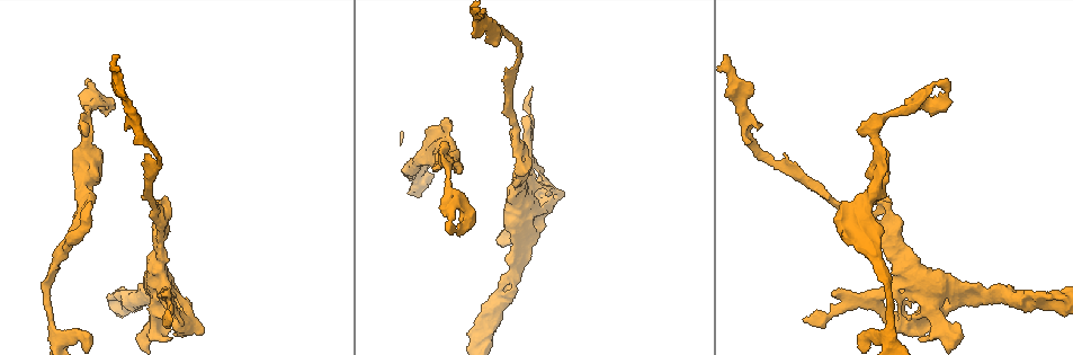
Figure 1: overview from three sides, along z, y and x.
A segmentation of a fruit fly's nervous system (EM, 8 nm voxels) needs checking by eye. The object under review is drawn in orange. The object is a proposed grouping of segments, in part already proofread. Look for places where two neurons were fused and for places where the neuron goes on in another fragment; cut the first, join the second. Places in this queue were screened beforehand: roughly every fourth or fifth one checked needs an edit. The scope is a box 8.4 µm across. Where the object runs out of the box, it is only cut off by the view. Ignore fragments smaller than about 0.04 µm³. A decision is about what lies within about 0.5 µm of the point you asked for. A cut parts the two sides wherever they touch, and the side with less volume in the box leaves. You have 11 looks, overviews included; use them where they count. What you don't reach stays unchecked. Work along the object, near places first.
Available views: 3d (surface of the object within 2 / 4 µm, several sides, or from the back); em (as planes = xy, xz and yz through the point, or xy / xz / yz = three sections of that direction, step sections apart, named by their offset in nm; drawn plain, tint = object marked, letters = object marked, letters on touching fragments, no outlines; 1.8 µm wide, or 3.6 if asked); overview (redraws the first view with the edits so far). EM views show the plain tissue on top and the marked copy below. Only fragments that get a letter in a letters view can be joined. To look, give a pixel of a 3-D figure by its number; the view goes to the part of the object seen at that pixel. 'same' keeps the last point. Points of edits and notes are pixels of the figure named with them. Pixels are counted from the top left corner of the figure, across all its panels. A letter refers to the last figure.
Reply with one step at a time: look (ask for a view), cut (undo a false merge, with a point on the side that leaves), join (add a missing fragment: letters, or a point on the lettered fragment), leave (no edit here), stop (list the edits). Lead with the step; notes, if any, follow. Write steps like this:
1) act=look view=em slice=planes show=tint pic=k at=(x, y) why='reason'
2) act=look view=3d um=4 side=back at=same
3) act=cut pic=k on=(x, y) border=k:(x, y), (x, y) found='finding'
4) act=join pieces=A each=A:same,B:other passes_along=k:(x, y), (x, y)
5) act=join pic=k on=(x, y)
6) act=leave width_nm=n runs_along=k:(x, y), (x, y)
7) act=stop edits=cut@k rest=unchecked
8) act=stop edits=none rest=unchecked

act=look view=3d um=2 pic=1 at=(454, 202) why='sharp bend'

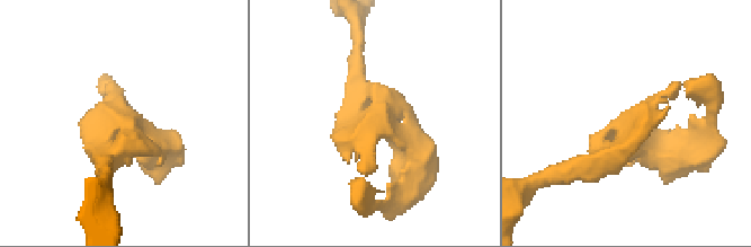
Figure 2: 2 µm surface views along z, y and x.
act=look view=em slice=planes show=letters pic=2 at=(122, 127) why='shape alone is not enough'

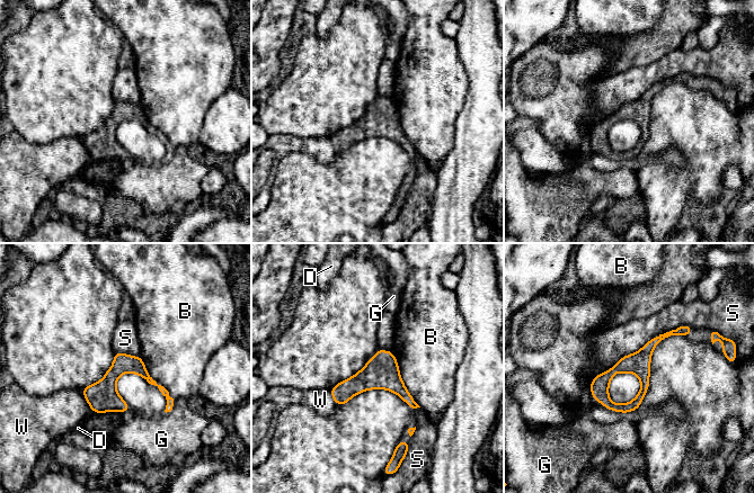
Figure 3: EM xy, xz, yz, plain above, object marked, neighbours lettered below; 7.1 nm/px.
act=leave longest_contact=S:750nm each=B:other,D:other,G:other,S:other,W:other border=3:(693, 328), (656, 334), (597, 375) found='one neuron here'

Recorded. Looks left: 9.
act=look view=3d um=2 side=back pic=1 at=(449, 125)

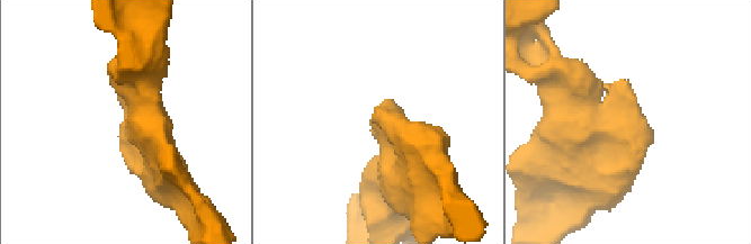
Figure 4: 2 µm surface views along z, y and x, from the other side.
act=look view=em slice=planes show=letters pic=4 at=(380, 117)

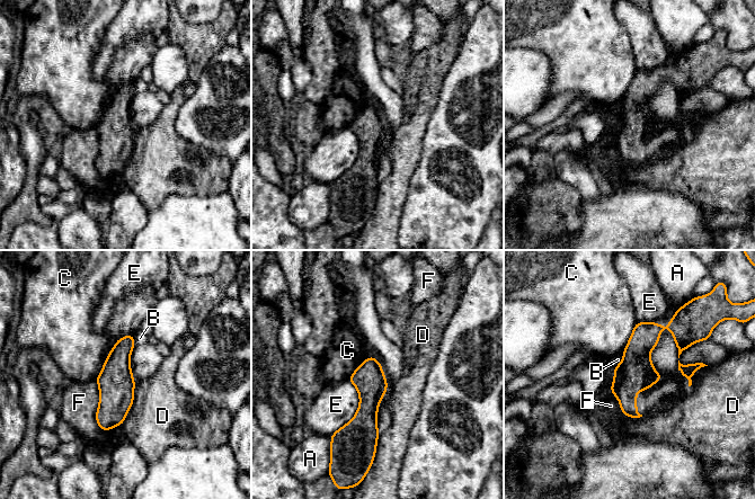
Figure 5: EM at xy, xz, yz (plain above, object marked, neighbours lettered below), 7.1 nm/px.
act=leave longest_contact=C:420nm each=A:other,B:other,C:other,D:other,E:other,F:other border=5:(136, 382), (133, 403), (122, 425) found='no lettered fragment goes on from it'

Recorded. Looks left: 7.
act=look view=3d um=4 side=back pic=1 at=(514, 156) why='closes a loop'

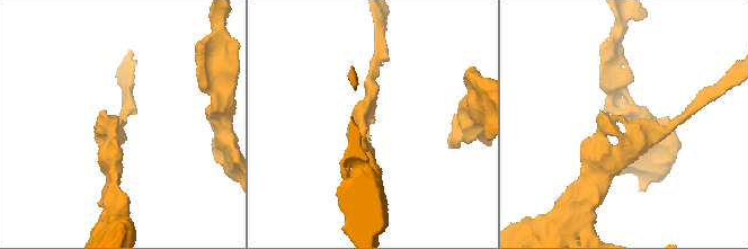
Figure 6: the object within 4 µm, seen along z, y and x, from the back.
act=look view=em um=3.6 slice=planes show=letters pic=6 at=(619, 115) why='shape alone is not enough'

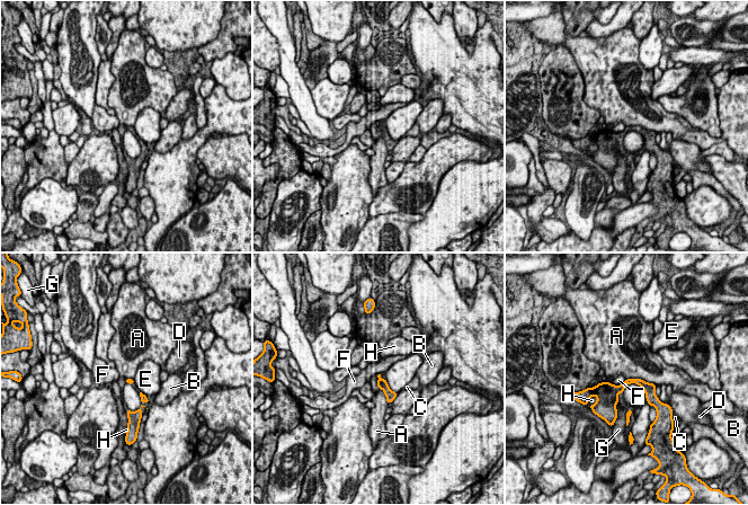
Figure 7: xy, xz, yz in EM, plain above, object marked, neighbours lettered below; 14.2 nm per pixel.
act=leave each=A:other,B:other,C:other,D:other,E:other,F:other,G:other,H:other runs_along=7:(600, 389), (639, 381), (655, 400) found='one neuron here'

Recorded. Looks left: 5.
act=look view=3d um=4 side=back pic=1 at=(931, 305) why='looks like a crossing'

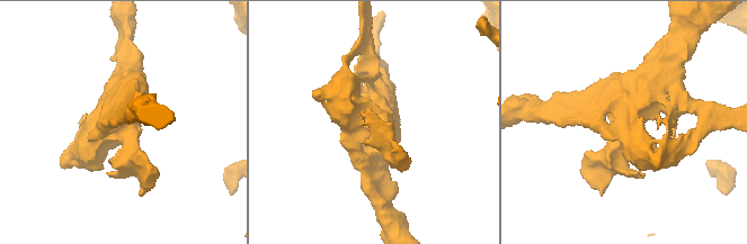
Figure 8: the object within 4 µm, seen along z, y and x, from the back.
act=look view=em um=3.6 slice=planes show=letters pic=8 at=(625, 126)

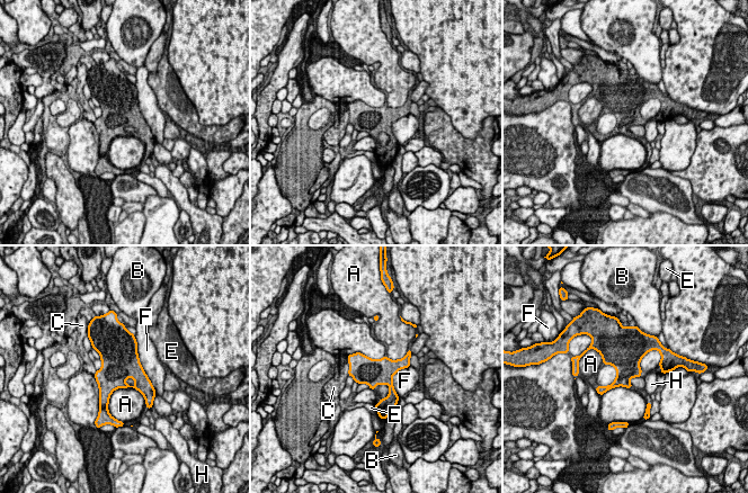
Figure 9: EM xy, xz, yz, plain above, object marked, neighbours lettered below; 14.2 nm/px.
act=leave each=A:other,B:other,C:other,E:other,F:other,H:other border=9:(409, 350), (397, 359), (347, 355) found='all the same neuron'

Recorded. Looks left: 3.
act=stop edits=none rest=unchecked

